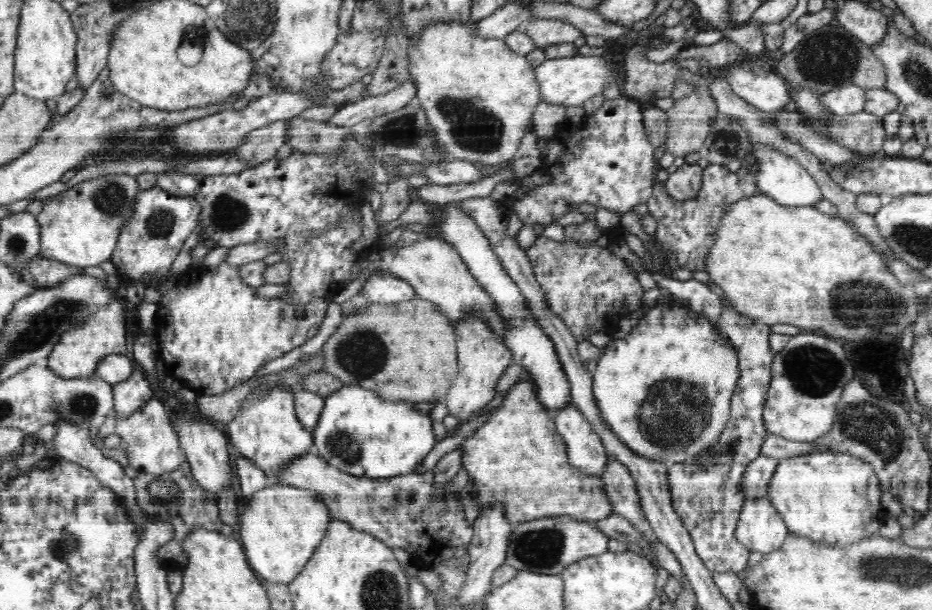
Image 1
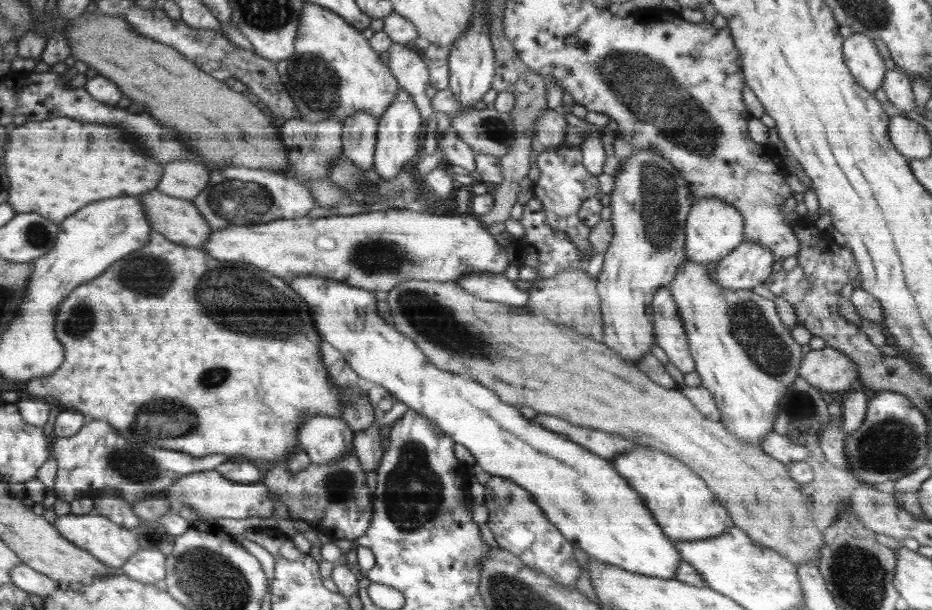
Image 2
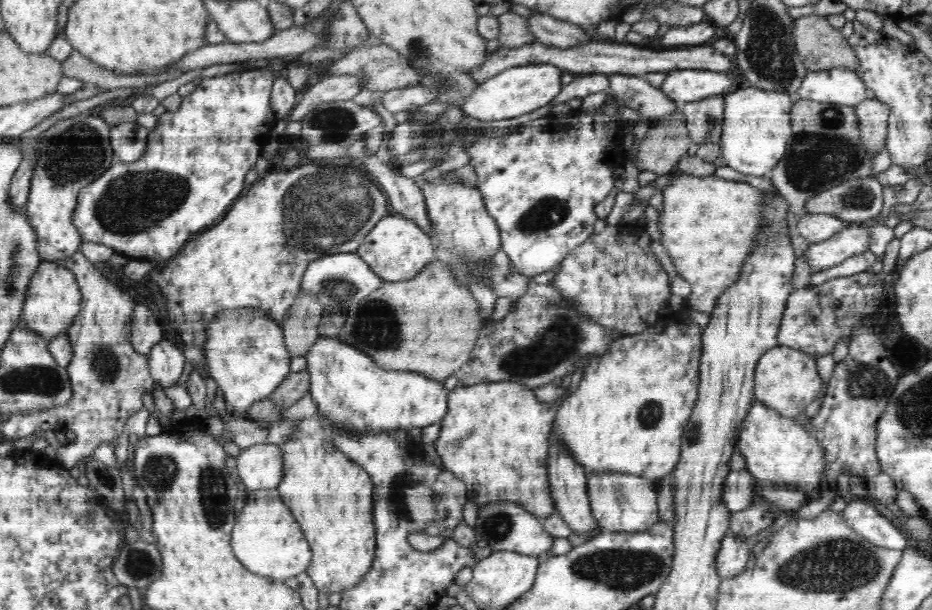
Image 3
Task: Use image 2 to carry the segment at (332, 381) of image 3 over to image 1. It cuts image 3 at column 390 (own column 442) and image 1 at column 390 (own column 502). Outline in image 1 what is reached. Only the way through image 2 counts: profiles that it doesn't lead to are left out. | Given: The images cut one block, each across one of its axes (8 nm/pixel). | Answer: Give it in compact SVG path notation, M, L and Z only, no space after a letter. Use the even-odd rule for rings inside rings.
M344 384L341 390L325 399L325 406L313 432L313 448L328 464L358 478L390 478L413 473L416 466L432 452L437 443L428 414L414 408L407 401L384 402L374 392L363 390L362 386Z

